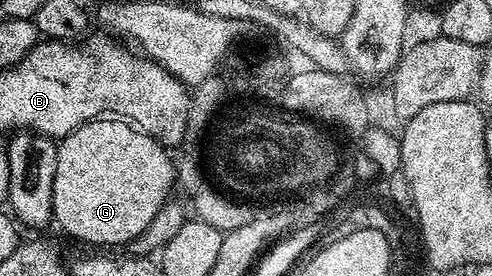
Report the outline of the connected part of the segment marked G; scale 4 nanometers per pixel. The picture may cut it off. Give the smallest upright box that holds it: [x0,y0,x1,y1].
[52,120,174,248]

